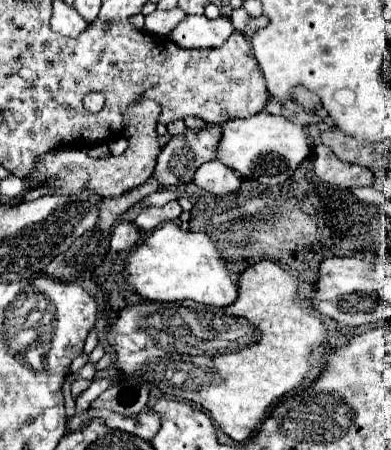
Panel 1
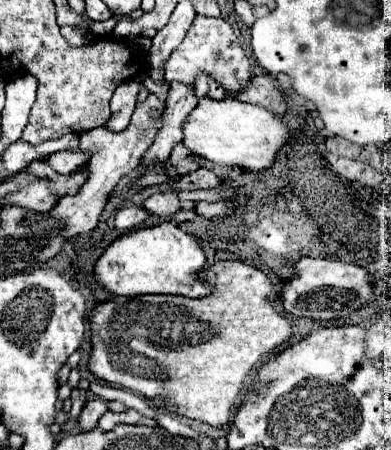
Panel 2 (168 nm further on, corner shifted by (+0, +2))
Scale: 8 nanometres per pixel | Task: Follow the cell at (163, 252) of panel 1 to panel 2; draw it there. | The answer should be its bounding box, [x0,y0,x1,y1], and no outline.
[93,221,209,297]

